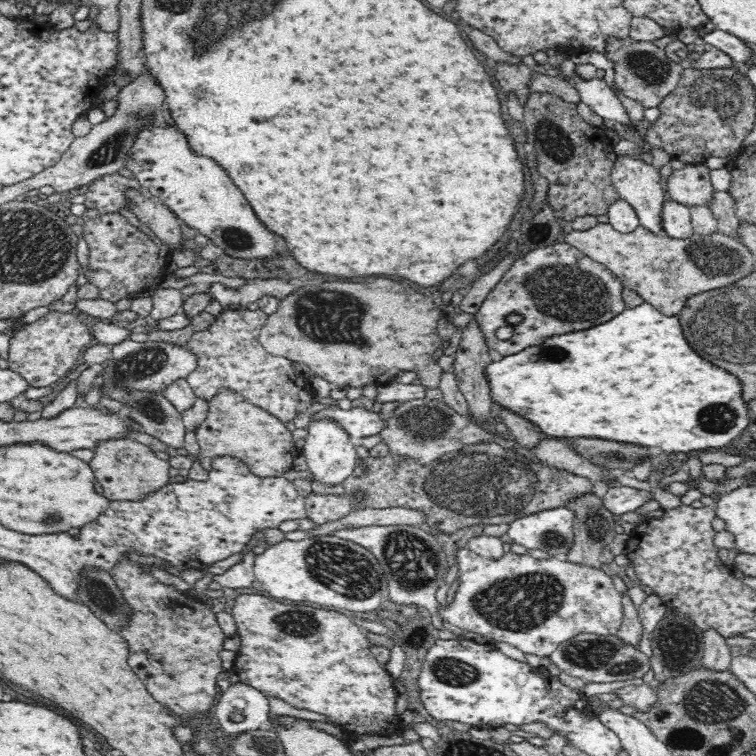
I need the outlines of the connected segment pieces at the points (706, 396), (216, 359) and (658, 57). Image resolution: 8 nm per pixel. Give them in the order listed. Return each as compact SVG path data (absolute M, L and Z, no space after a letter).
M650 304L628 308L596 328L554 336L542 346L530 346L500 361L492 361L485 372L494 404L528 418L544 435L554 438L594 436L658 446L667 453L690 452L728 446L752 416L748 401L743 399L740 380L702 360L684 338L678 318L664 316Z
M260 309L225 310L209 328L192 334L186 345L198 357L198 362L196 370L186 379L200 398L209 401L220 388L229 388L285 423L298 412L307 412L316 396L308 378L292 367L291 360L271 355L260 344L260 332L268 316Z
M608 36L602 54L608 61L612 61L615 86L628 98L641 102L645 108L658 107L664 96L676 88L680 80L680 72L683 70L678 63L667 59L662 47L654 45L653 42L638 42L630 36L624 38Z

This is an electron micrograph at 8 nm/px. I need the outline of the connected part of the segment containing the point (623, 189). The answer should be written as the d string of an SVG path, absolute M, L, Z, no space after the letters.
M618 154L613 159L610 176L621 199L629 203L636 211L641 226L658 235L664 235L661 226L664 190L662 190L662 180L660 180L658 169L638 157Z

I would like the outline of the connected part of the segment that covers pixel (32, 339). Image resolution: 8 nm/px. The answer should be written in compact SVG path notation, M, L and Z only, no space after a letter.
M50 311L36 322L24 326L9 339L9 369L20 374L29 386L49 387L75 367L82 359L84 348L95 342L91 328L86 322L80 322L76 313Z

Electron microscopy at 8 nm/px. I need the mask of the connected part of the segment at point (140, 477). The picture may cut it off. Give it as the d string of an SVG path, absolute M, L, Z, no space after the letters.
M128 436L98 440L92 451L94 456L88 464L94 474L95 482L102 487L102 495L109 501L144 498L148 492L160 490L168 482L169 462L158 458L149 446Z

